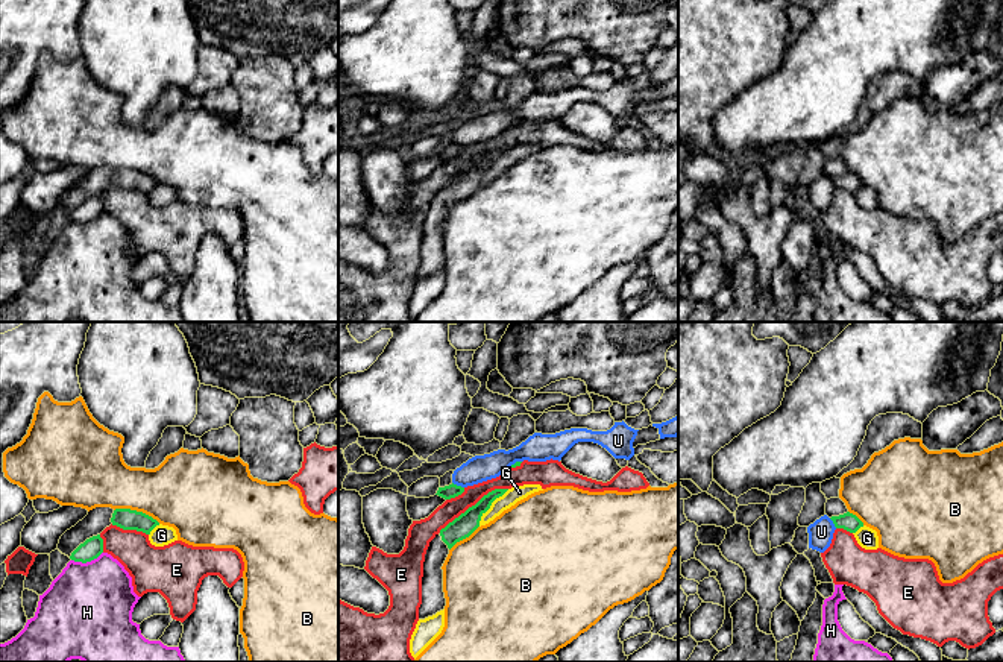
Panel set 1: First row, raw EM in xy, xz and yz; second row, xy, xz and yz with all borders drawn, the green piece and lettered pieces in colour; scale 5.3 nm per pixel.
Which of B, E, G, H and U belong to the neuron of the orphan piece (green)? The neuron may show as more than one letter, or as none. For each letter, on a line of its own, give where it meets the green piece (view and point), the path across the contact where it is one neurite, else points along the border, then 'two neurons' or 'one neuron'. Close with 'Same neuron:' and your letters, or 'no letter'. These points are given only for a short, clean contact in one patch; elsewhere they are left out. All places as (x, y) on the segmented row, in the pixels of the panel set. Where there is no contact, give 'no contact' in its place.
B: contact xy (135, 510); border xy (114, 509), (141, 510), (160, 523); two neurons
E: contact xz (472, 506); two neurons
G: contact xz (490, 504); two neurons
H: contact xy (87, 561); two neurons
U: contact xz (459, 486); two neurons
Same neuron: no letter

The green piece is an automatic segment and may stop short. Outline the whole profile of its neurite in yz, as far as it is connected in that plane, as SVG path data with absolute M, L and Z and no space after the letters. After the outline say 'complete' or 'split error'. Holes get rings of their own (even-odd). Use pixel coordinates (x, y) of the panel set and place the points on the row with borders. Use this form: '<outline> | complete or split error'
M847 512L839 516L830 518L836 528L844 528L850 533L856 533L860 527L863 527L863 522L853 513Z | complete

